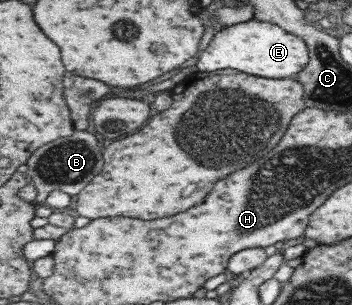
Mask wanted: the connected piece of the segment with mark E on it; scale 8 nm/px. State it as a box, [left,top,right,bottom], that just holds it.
[198,20,309,79]

